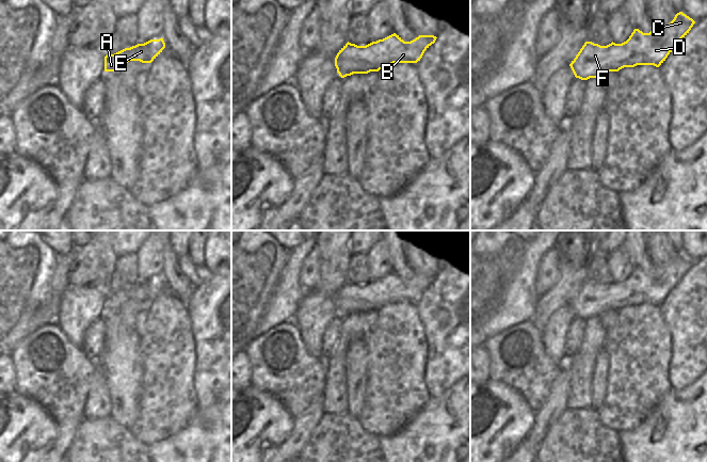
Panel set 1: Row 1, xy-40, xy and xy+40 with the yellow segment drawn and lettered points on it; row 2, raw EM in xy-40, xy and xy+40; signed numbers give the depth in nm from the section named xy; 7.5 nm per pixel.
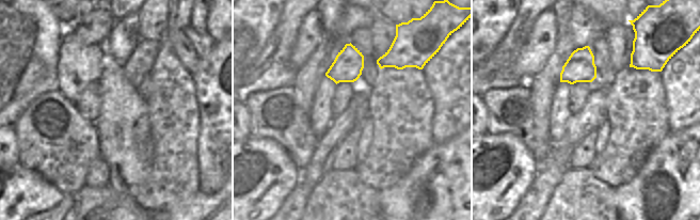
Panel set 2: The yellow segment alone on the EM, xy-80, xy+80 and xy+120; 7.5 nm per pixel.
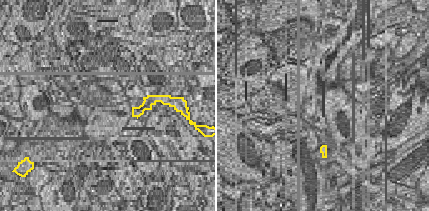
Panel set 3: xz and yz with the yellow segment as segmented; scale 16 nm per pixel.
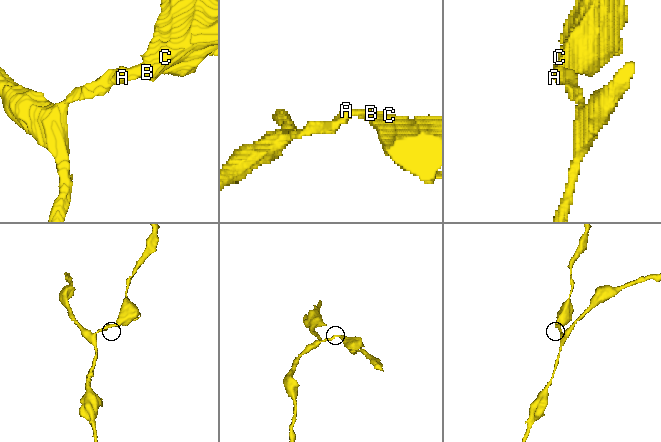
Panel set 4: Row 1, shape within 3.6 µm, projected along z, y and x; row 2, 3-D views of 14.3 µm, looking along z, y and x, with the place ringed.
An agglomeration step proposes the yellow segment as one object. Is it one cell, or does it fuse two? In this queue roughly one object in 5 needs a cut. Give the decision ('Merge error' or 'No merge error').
No merge error

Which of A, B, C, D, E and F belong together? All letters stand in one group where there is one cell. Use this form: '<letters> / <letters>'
A B C D E F

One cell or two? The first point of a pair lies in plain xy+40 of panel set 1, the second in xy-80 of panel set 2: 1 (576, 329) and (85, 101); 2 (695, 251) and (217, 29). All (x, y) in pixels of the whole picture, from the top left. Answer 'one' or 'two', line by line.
1: one
2: one

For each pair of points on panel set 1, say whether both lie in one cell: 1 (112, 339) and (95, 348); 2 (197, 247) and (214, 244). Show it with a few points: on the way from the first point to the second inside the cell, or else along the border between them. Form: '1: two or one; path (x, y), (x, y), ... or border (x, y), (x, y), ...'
1: two; border (103, 319), (103, 347), (99, 359)
2: two; border (206, 241), (204, 263)

